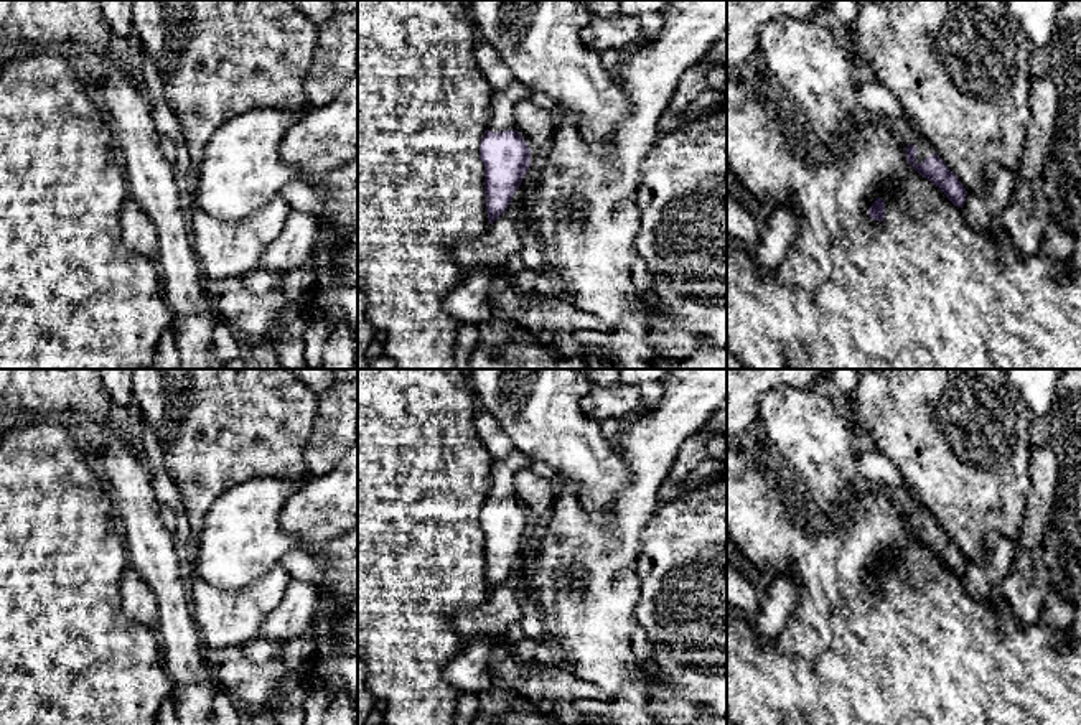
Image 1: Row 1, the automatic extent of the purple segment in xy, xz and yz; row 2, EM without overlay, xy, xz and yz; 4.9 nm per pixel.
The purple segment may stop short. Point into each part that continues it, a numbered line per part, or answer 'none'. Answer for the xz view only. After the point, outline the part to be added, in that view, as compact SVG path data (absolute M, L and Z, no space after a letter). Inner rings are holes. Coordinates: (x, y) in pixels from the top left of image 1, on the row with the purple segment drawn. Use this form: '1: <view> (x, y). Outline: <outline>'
1: xz (505, 101). Outline: M514 81L509 87L493 92L493 117L489 122L491 132L516 130L516 105L531 99L532 91L522 82Z

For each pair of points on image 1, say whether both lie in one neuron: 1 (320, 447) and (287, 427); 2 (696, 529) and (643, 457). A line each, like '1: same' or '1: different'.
1: different
2: different

